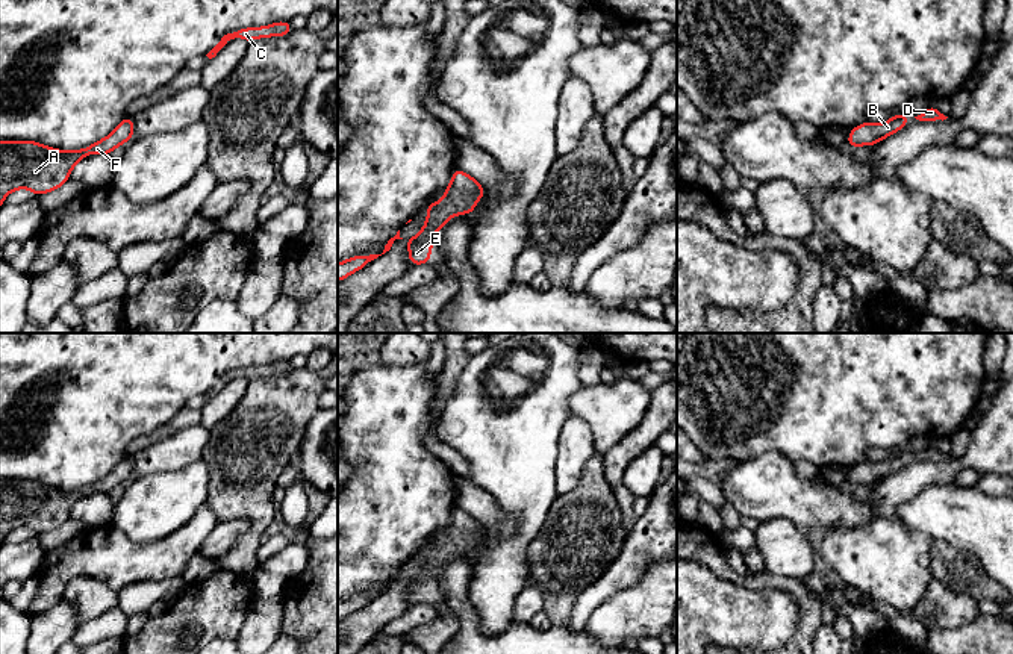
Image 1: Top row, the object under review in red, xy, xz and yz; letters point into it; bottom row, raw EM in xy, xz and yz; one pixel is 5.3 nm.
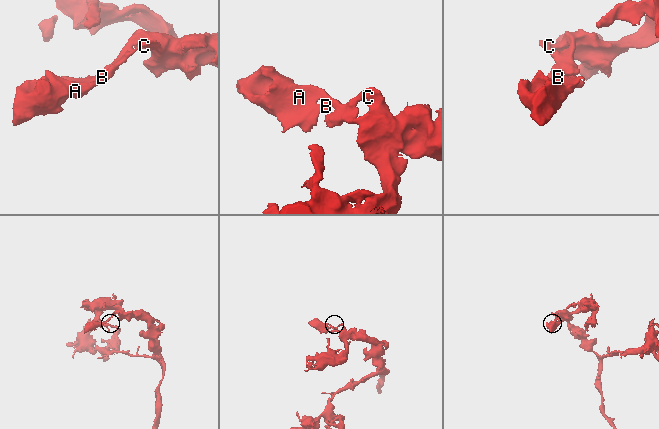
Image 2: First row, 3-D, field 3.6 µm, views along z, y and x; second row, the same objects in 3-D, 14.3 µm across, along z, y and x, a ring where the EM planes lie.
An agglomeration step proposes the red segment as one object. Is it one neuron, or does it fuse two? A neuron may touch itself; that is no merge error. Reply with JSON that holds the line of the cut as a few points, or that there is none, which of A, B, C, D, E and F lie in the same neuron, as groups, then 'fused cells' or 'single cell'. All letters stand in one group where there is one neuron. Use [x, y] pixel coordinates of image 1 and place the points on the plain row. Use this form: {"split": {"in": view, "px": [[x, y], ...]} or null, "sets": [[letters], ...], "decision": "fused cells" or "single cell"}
{"split": null, "sets": [["A", "B", "C", "D", "E", "F"]], "decision": "single cell"}

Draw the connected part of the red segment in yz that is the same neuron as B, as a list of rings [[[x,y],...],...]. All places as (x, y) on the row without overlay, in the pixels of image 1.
[[[898,453],[890,456],[890,459],[884,463],[871,463],[869,460],[851,468],[846,484],[859,486],[859,484],[872,484],[883,480],[886,475],[901,469],[910,456],[904,453]]]

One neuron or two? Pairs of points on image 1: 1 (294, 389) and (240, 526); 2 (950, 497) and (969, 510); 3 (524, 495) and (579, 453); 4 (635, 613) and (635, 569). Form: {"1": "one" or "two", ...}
{"1": "two", "2": "one", "3": "two", "4": "two"}

